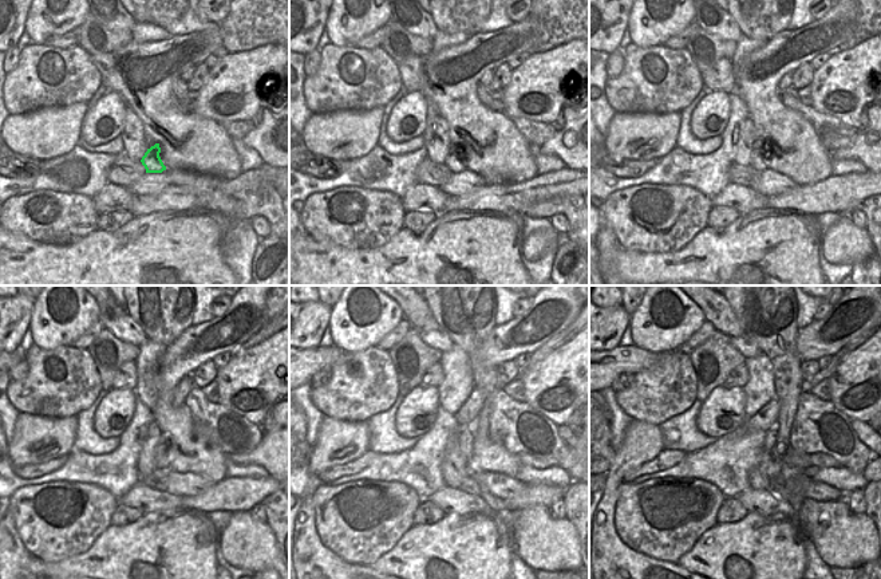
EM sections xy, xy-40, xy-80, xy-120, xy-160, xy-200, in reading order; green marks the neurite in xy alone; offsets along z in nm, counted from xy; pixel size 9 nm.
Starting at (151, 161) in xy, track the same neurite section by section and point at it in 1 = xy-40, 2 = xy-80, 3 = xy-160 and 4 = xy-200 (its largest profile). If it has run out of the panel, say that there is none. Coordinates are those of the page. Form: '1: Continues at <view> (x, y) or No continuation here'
1: Continues at xy-40 (454, 161)
2: Continues at xy-80 (758, 162)
3: Continues at xy-160 (466, 434)
4: Continues at xy-200 (771, 434).

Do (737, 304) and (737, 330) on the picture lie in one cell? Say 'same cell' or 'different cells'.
different cells

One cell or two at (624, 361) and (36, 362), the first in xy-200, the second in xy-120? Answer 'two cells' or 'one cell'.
two cells

